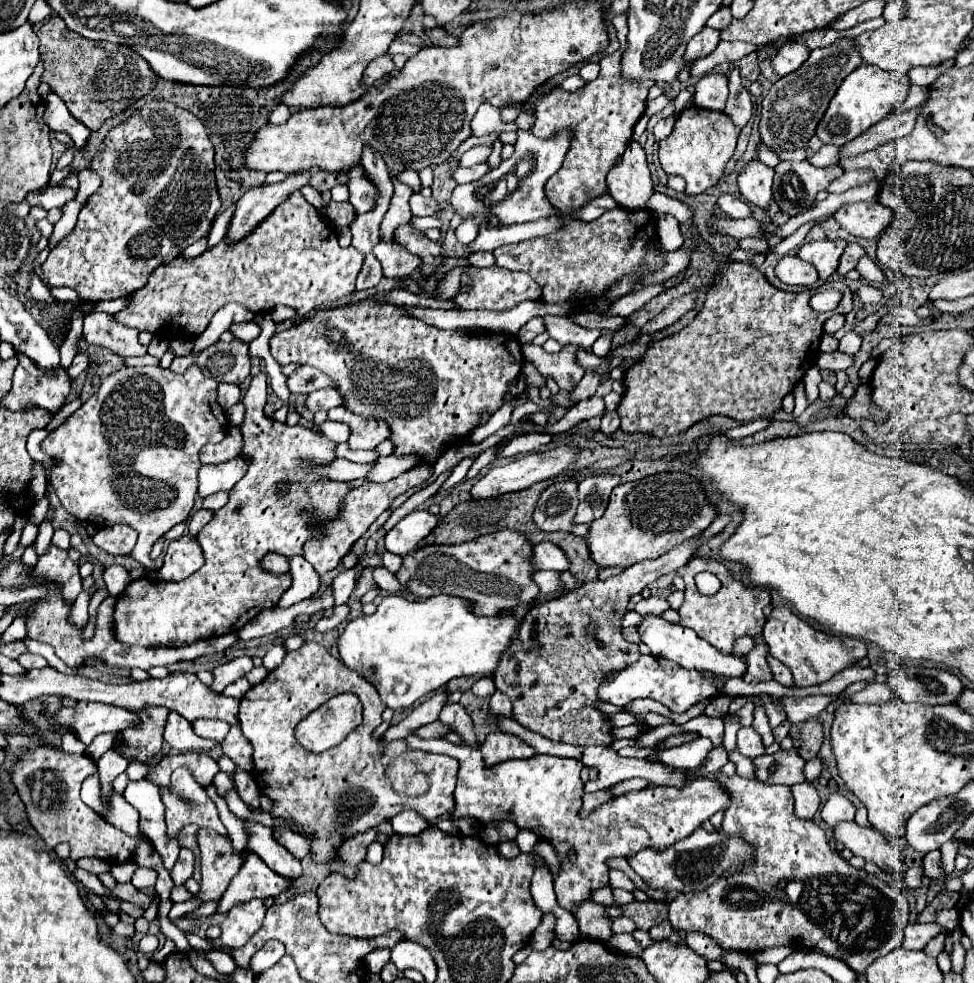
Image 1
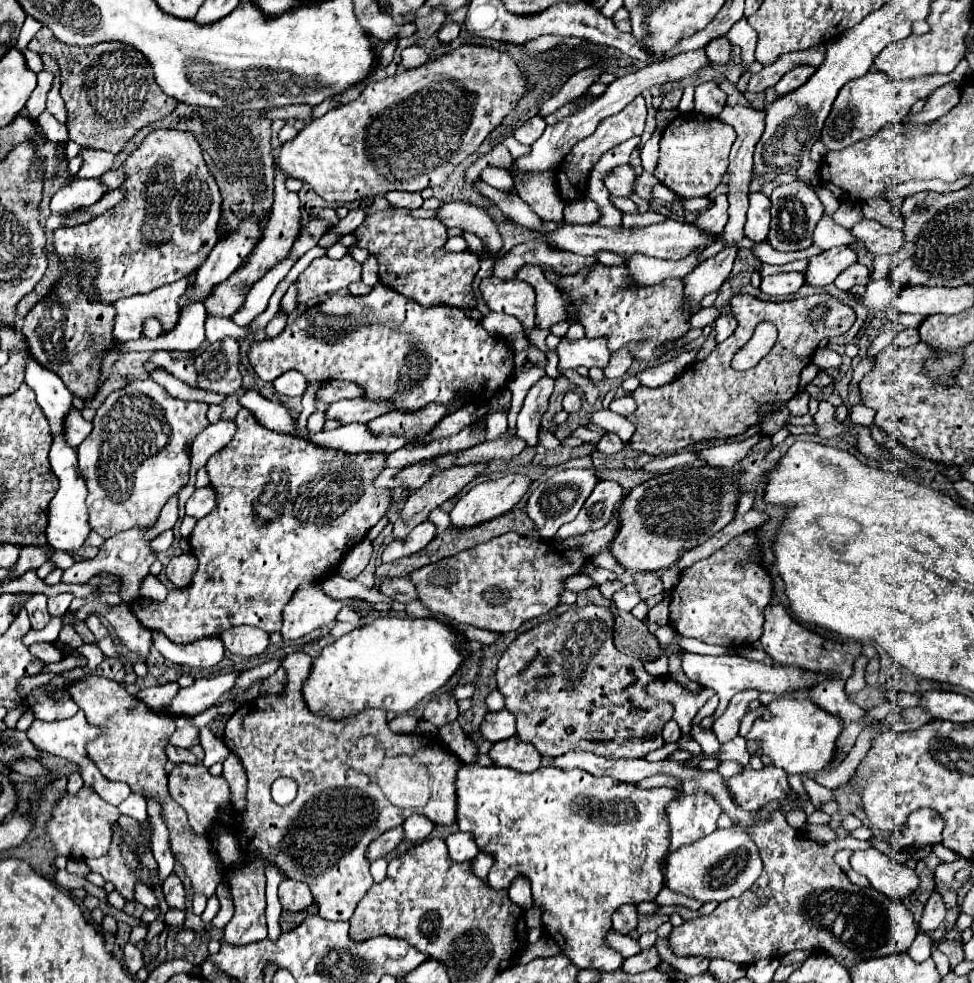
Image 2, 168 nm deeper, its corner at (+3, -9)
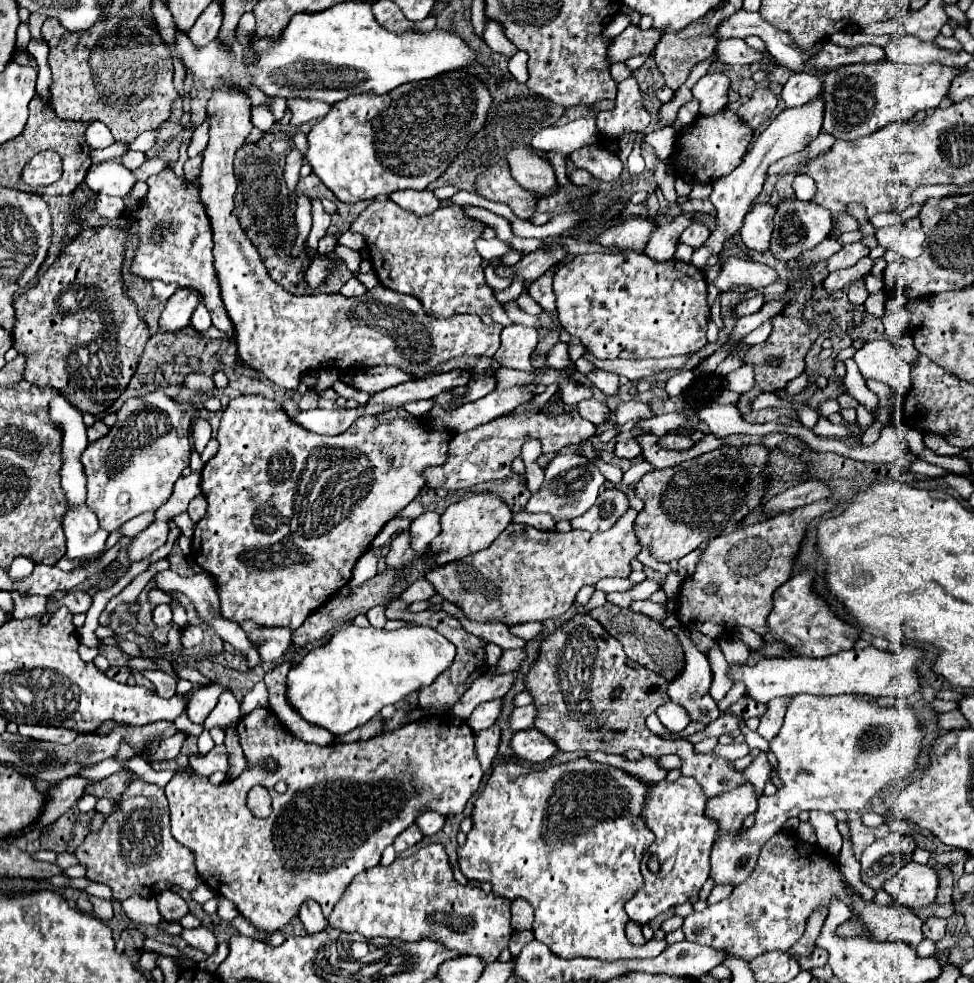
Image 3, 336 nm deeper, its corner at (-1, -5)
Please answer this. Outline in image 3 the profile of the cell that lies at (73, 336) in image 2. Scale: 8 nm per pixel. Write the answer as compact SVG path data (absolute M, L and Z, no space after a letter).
M110 226L84 230L38 284L14 302L14 348L28 356L24 380L60 390L80 412L94 416L104 414L128 386L150 338L132 300L110 280L120 276L126 236L126 230Z

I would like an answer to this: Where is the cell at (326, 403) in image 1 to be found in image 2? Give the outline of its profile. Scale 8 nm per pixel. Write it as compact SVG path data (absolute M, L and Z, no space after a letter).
M354 398L334 402L326 410L326 418L340 418L342 424L350 422L370 422L382 414L396 410L394 402L390 400L368 400L368 398Z

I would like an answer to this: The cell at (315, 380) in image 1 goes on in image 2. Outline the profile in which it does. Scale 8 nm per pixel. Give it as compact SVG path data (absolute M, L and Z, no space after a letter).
M332 380L326 382L320 390L318 390L318 400L332 404L344 398L360 398L364 394L364 388L358 386L356 382L348 382L348 380Z

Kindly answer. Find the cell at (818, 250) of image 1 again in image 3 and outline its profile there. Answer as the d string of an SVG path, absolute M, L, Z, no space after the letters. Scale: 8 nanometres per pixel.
M856 242L856 244L844 244L834 256L830 256L826 260L826 270L828 272L836 272L836 270L842 270L842 268L850 268L854 266L860 258L868 256L868 248L862 244L862 242Z

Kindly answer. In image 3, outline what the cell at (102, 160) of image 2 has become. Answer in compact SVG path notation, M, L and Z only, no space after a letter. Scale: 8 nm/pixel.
M128 150L122 158L120 158L120 162L122 162L122 166L126 166L126 168L138 168L142 162L146 160L146 156L142 154L142 152L134 152L134 150Z

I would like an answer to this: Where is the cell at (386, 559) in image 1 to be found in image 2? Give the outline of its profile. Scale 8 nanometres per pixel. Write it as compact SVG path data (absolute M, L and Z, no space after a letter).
M402 578L402 582L396 582L396 580L394 582L382 582L380 592L384 592L386 596L390 596L390 598L402 602L402 604L418 600L418 592L408 578Z

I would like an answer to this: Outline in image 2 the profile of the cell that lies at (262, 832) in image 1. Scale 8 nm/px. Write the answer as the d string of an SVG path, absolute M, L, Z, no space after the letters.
M282 880L278 888L280 904L288 912L308 912L314 906L314 898L310 894L310 888L302 882L294 880Z

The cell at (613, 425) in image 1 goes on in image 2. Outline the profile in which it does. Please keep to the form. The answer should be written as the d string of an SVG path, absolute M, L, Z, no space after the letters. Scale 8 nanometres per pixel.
M604 434L602 440L596 444L596 448L604 454L616 454L616 452L622 452L624 442L616 434Z

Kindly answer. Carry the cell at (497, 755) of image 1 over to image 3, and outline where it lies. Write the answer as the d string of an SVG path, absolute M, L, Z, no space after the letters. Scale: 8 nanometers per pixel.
M526 728L516 732L510 740L510 748L516 756L528 762L544 762L556 752L556 744L536 728Z

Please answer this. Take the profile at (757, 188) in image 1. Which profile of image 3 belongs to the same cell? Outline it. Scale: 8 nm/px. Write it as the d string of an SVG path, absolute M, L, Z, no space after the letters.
M756 202L750 212L744 218L744 226L740 230L742 242L758 252L766 252L770 244L770 236L774 230L772 218L776 214L776 208L766 202Z

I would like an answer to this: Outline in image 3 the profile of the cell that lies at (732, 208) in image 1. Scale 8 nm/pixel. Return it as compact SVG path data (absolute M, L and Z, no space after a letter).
M692 220L690 226L682 232L680 242L686 242L686 244L692 246L692 248L700 248L702 242L708 238L708 234L710 234L708 224L704 224L704 222L700 222L700 220Z

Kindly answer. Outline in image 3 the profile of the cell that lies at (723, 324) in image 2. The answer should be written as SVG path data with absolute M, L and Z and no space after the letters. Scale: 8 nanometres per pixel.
M756 296L756 300L748 300L748 302L742 302L734 308L734 318L742 318L742 316L748 316L752 314L754 310L760 310L764 304L764 298L762 296Z

